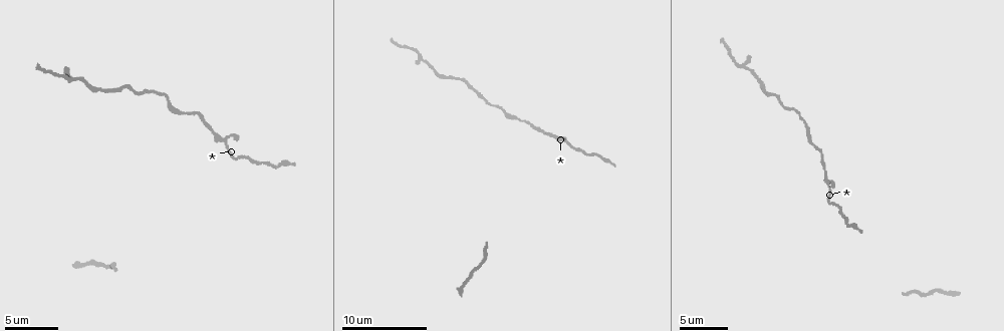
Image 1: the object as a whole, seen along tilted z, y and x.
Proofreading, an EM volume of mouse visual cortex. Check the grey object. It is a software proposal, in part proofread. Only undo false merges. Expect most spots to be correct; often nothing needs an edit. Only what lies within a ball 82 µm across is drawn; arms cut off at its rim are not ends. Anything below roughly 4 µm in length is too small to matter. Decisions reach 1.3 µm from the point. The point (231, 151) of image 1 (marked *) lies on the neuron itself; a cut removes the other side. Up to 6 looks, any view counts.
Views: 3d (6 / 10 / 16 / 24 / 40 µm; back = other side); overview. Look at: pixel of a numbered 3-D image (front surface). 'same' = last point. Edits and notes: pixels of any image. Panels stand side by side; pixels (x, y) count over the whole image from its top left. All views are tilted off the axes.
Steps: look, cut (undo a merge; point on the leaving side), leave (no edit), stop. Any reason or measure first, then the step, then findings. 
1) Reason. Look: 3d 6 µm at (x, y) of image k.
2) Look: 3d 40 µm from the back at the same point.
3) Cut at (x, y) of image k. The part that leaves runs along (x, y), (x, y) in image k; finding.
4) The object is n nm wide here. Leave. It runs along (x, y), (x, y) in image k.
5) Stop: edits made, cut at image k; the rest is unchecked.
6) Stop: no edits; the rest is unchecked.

Calibre changes. Look: 3d 10 µm at (763, 91) of image 1.

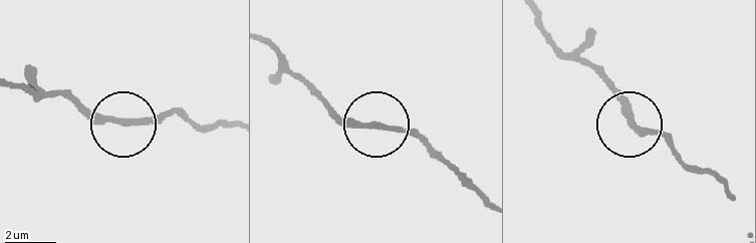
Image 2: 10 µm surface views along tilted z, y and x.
Leave. All the same neuron.

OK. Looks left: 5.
Thick turns thin. Look: 3d 6 µm at (506, 111) of image 1.

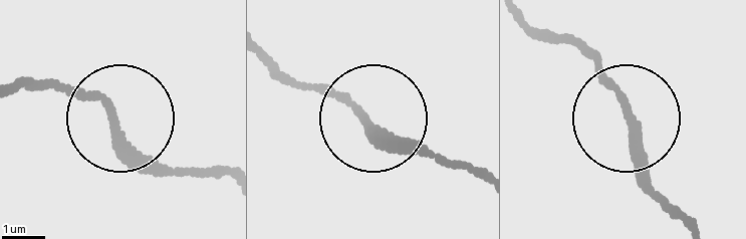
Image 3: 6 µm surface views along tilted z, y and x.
Leave. It runs along (221, 175), (169, 165), (106, 108), (38, 81) in image 3; continuous, no second neuron.

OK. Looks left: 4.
Calibre changes. Look: 3d 10 µm at (596, 155) of image 1.

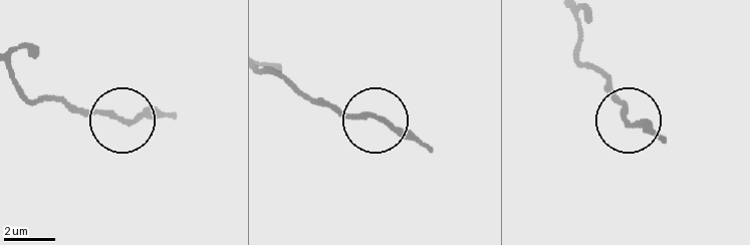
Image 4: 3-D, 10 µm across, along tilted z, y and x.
Leave. It runs along (578, 45), (579, 63), (606, 84), (627, 123), (661, 134) in image 4; one neuron here.

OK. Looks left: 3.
Stop: no edits; the rest is unchecked.

